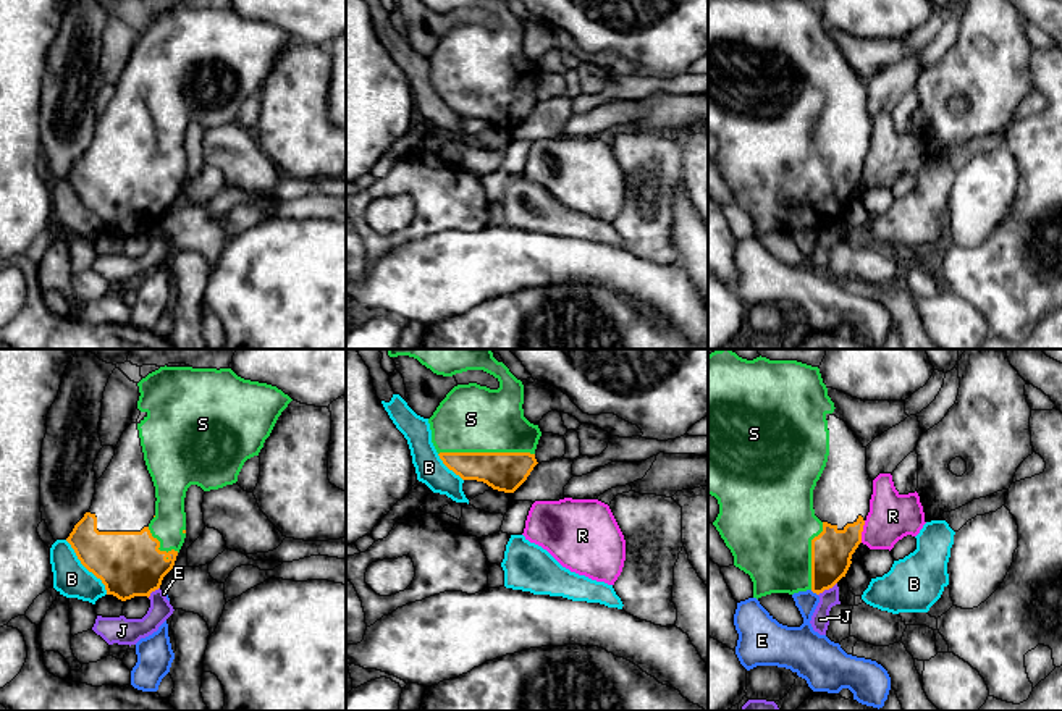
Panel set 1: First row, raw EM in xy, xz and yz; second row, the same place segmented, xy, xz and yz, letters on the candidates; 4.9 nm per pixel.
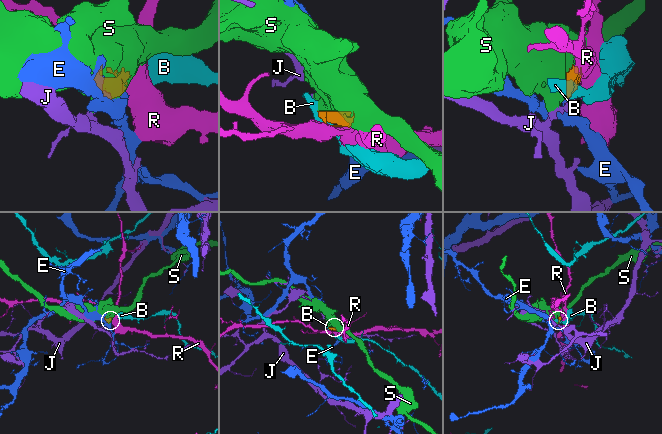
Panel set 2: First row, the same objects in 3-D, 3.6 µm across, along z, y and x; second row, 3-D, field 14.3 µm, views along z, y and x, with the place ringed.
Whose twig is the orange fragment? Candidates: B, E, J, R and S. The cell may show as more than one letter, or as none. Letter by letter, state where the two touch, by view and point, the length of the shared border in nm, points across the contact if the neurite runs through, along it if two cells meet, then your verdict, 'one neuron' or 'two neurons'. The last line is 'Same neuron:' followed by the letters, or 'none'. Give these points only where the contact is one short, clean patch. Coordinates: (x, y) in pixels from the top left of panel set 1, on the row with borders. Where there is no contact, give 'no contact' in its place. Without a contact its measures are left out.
B: xy (86, 567) | 340 nm | along xy (65, 540), (76, 558), (101, 580), (107, 593) | two neurons
E: yz (813, 592) | 50 nm | along yz (810, 590), (817, 595) | two neurons
J: yz (826, 588) | 120 nm | along yz (836, 582), (818, 595) | two neurons
R: yz (862, 530) | 110 nm | two neurons
S: xz (485, 453) | 480 nm | one neuron
Same neuron: S

